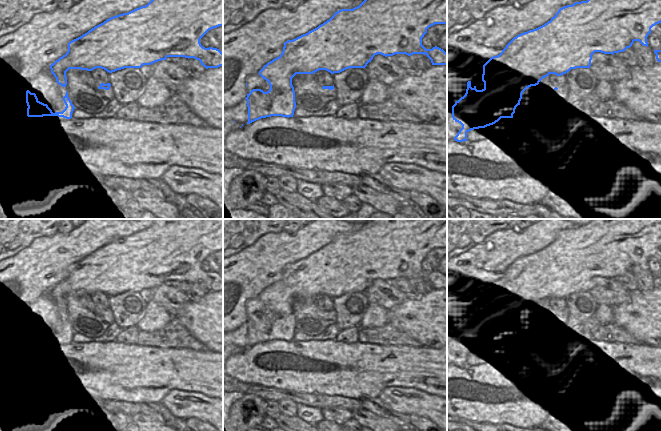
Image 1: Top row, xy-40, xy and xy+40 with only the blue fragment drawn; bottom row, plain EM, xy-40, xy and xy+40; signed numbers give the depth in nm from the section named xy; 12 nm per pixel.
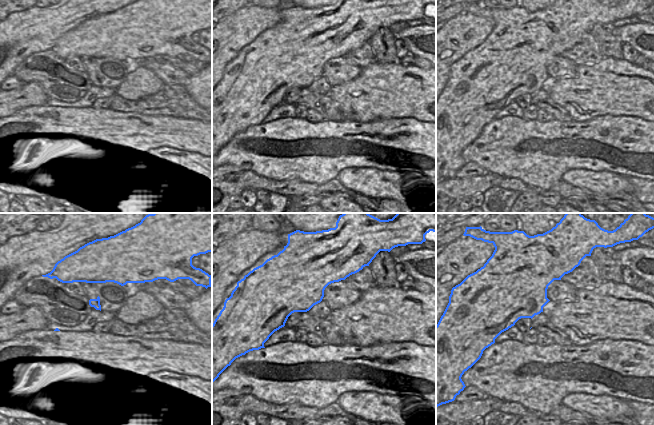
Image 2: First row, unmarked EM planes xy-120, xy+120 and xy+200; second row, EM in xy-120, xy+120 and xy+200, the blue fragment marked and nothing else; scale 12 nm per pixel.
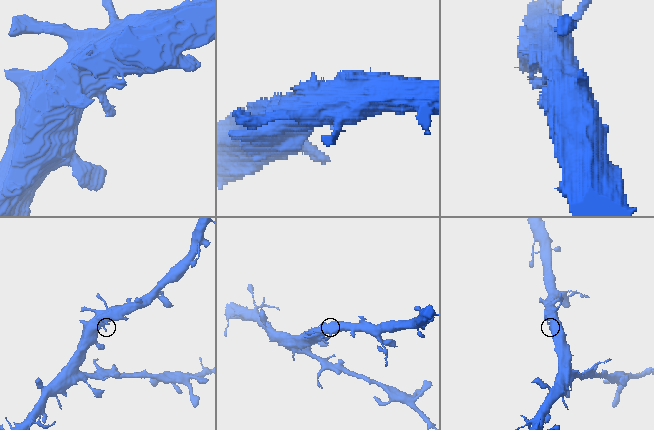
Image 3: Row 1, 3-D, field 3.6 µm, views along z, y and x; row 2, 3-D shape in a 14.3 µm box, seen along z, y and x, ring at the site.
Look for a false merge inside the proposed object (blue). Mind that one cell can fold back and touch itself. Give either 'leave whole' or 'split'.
leave whole

